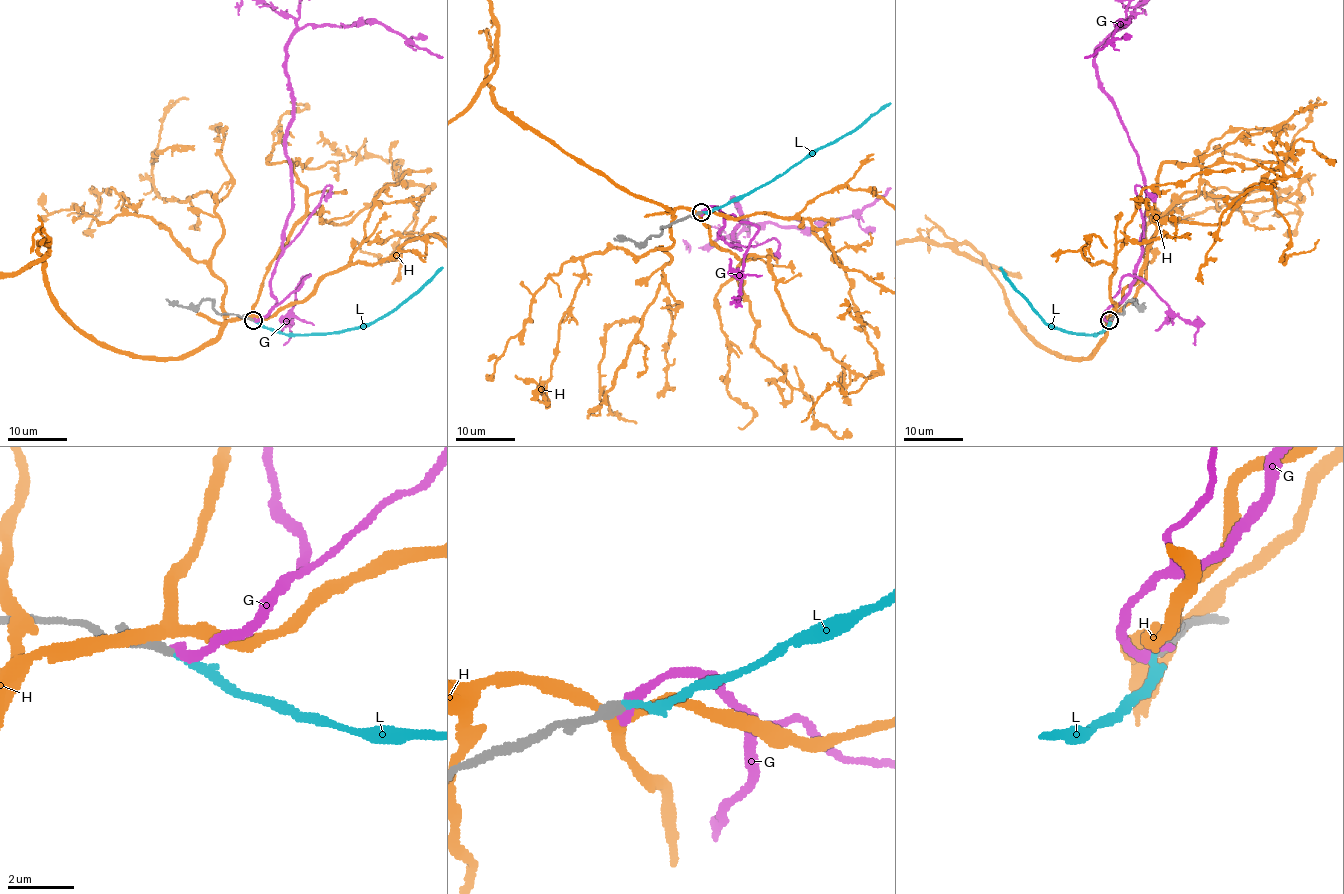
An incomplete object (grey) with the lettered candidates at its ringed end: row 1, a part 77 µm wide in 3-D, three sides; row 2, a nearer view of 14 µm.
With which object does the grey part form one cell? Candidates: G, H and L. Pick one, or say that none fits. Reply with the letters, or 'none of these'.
L

